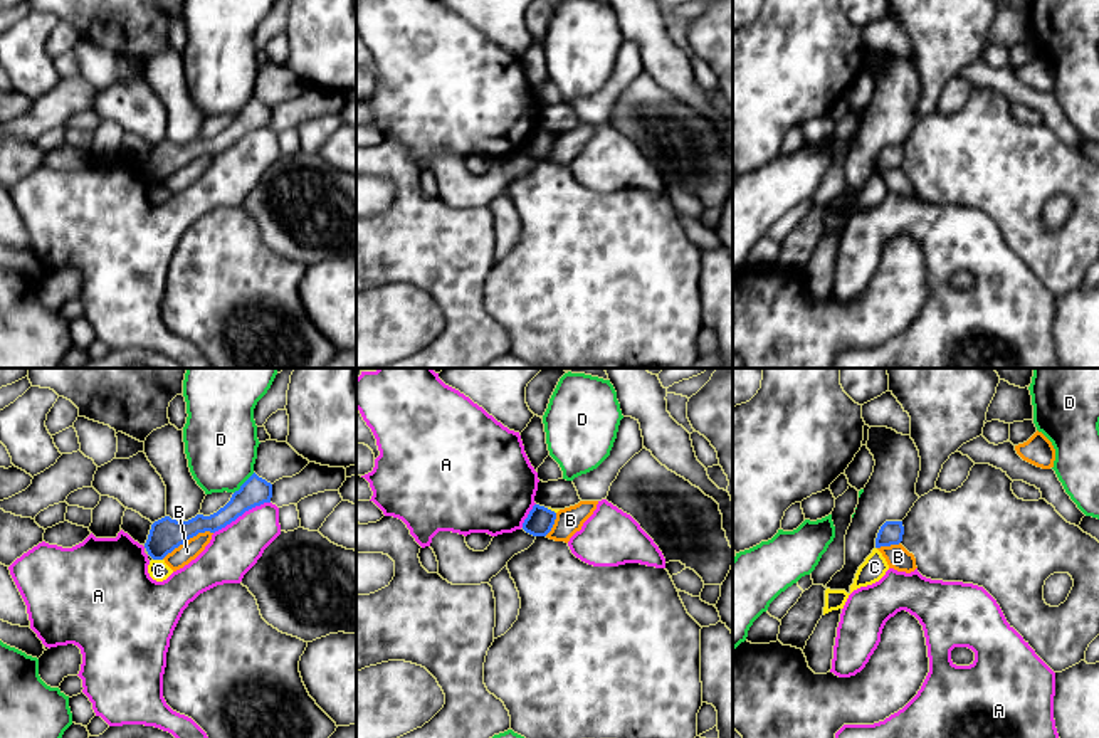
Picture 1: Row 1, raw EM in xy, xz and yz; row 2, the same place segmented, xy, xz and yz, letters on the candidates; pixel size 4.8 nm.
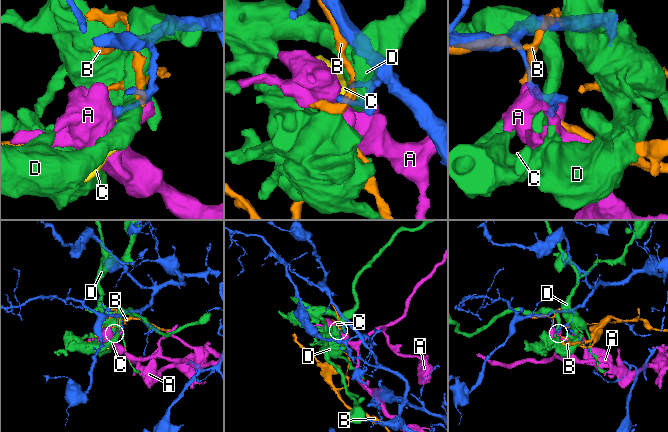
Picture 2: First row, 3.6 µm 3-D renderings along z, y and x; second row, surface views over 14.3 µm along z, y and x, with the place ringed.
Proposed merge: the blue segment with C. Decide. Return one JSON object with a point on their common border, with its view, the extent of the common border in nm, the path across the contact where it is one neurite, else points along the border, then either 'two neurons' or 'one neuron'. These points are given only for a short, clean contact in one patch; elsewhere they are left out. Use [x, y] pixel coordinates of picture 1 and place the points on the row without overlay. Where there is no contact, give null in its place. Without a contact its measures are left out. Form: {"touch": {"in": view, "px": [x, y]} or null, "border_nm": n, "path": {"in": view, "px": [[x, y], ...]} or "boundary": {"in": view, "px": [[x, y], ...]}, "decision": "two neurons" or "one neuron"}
{"touch": {"in": "xy", "px": [158, 182]}, "border_nm": 50, "boundary": {"in": "xy", "px": [[153, 182], [162, 184]]}, "decision": "two neurons"}

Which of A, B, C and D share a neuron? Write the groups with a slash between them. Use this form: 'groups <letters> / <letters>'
groups A / B / C / D

